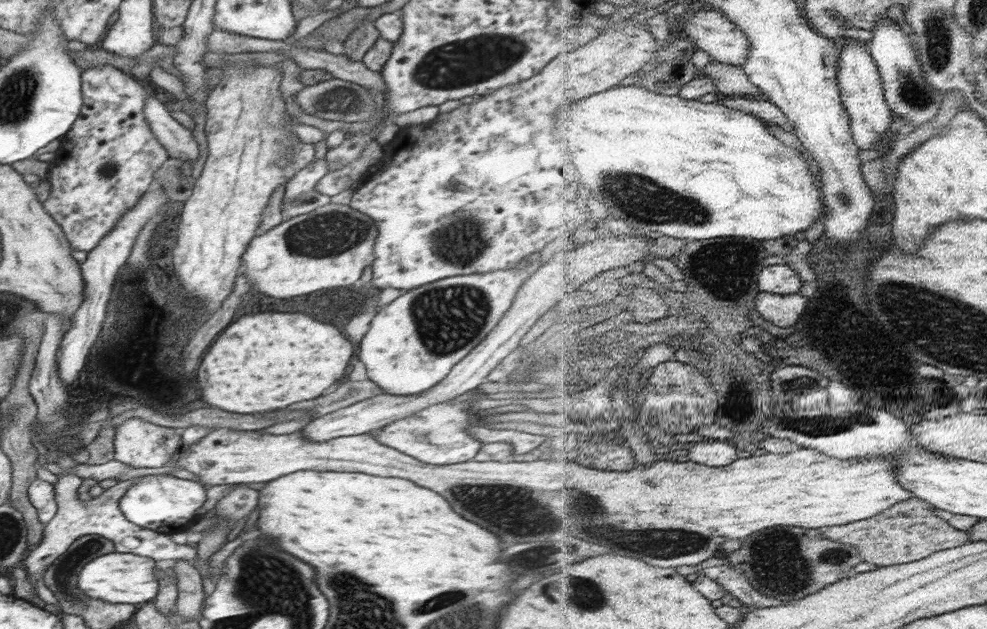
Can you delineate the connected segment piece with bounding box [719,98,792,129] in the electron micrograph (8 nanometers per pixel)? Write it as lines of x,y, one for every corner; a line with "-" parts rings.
720,98
719,102
730,108
759,116
765,122
776,123
787,129
792,127
784,109
774,101
762,102
762,100
748,100
748,98

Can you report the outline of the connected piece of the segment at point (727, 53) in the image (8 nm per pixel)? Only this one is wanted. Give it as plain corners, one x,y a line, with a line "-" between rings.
712,7
711,10
688,12
681,20
681,25
690,40
710,54
713,60
718,62
742,65
746,64
751,53
752,43
747,32
740,28
725,12

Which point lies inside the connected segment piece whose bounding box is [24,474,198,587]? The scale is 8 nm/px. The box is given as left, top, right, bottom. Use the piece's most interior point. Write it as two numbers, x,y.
102,516

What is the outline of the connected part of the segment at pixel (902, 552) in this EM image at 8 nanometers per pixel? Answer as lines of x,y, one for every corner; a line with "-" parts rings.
912,498
896,504
884,514
850,524
827,526
821,528
821,531
832,540
855,544
860,549
863,560
870,564
881,567
901,565
971,542
970,531
959,529
945,518
940,518
936,508
937,506
926,500

